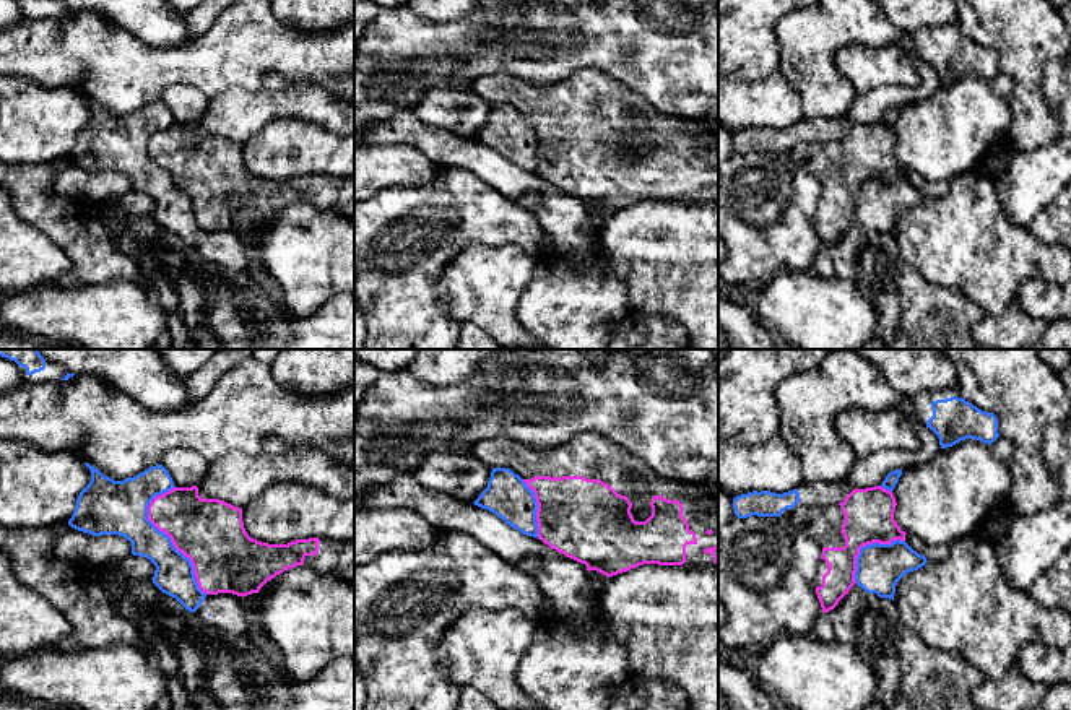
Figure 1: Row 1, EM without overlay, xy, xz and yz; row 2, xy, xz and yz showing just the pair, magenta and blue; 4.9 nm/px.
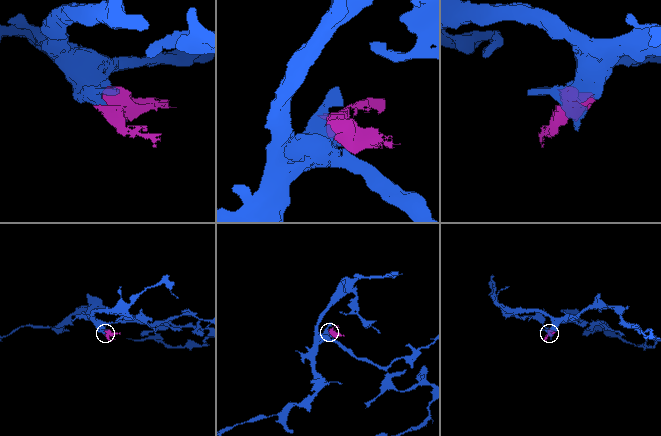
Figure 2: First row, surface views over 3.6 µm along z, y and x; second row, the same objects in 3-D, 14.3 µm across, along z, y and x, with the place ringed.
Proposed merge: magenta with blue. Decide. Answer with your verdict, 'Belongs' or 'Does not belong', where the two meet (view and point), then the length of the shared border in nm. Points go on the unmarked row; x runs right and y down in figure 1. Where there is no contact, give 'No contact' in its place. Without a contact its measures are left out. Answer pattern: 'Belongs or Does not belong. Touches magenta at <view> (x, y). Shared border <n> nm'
Does not belong. Touches magenta at xy (169, 173). Shared border 550 nm

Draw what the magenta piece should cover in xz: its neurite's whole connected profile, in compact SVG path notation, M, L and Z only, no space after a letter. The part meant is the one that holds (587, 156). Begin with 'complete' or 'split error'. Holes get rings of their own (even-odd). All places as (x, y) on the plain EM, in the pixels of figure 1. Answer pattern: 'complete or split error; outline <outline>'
split error; outline M579 70L561 81L546 83L546 84L531 84L528 81L522 81L518 78L509 76L507 73L492 73L492 75L475 80L471 89L488 102L509 104L525 117L525 120L535 128L535 135L538 140L538 146L536 146L538 175L541 175L551 185L556 185L557 188L564 190L566 193L570 193L580 200L585 200L588 208L596 206L606 213L613 213L644 200L684 201L684 203L702 203L702 201L712 201L712 200L718 201L718 141L710 143L709 132L699 122L678 120L674 117L668 117L661 114L652 104L648 104L640 94L605 76L596 70ZM639 128L647 128L653 132L650 138L652 151L645 158L635 158L631 149L632 138L627 133L631 130L639 130Z

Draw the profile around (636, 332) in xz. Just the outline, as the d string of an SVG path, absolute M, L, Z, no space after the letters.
M632 312L608 335L606 349L689 349L689 340L674 318Z

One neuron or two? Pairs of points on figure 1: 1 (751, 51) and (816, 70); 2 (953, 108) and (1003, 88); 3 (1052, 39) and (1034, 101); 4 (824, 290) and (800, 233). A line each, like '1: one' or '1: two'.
1: two
2: two
3: one
4: two

